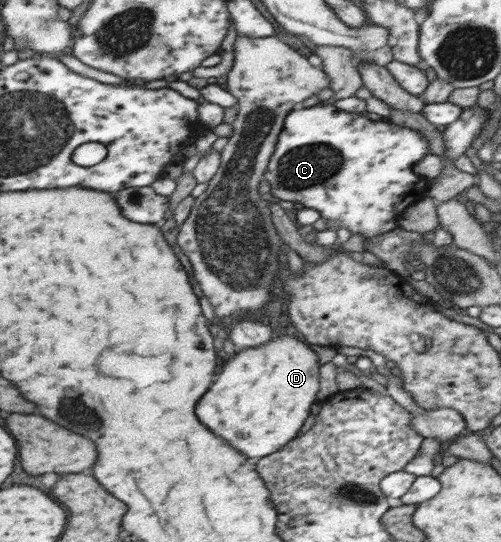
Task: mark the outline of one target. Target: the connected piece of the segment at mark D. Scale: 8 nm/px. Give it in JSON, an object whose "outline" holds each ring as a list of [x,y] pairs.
{"outline":[[[294,335],[273,337],[259,348],[239,350],[199,400],[197,418],[215,434],[231,442],[247,458],[258,460],[281,450],[293,440],[316,401],[319,356]]]}

